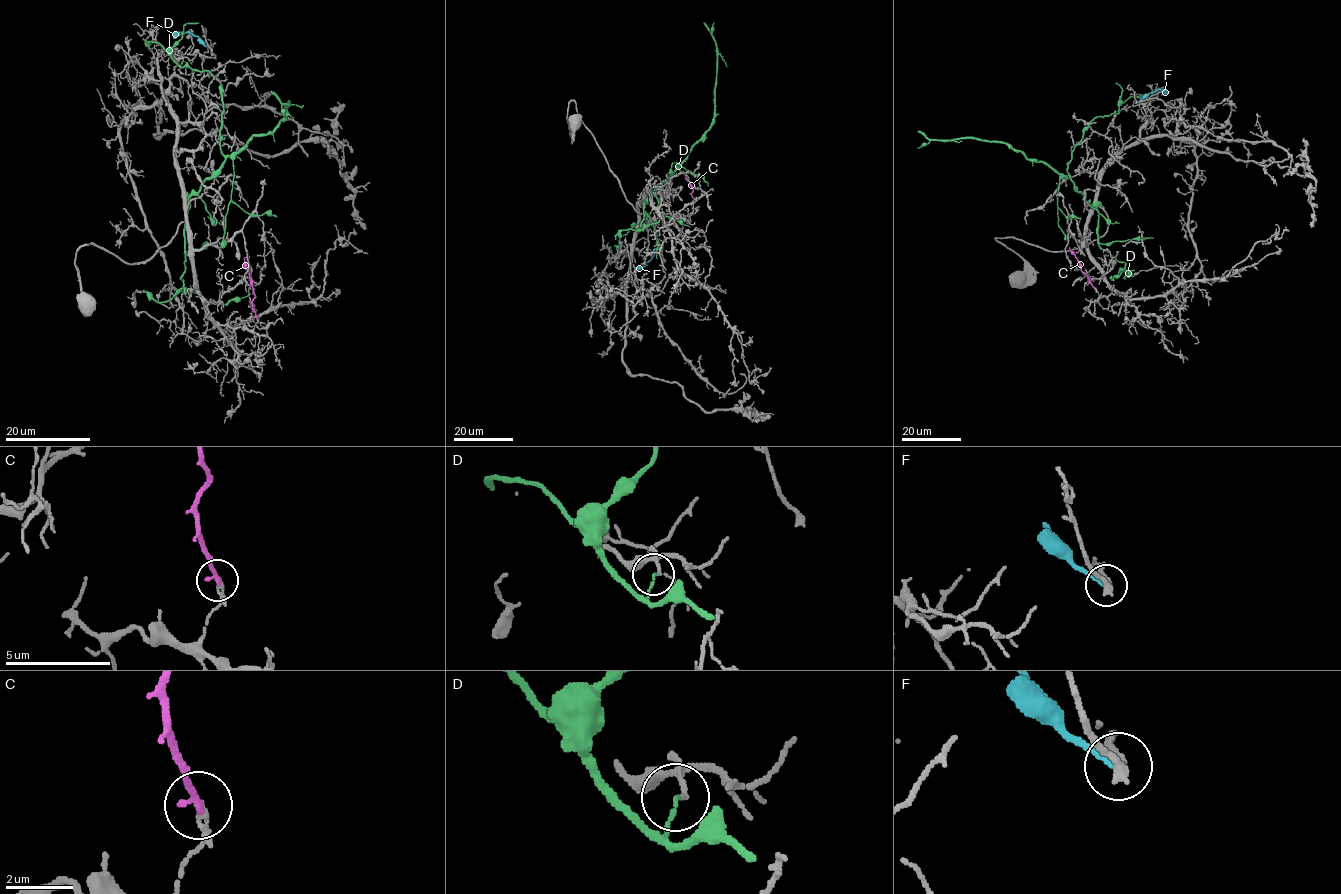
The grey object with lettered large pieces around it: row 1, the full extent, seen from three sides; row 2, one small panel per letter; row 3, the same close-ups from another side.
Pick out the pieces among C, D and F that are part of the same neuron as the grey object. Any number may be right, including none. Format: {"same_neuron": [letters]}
{"same_neuron": []}

